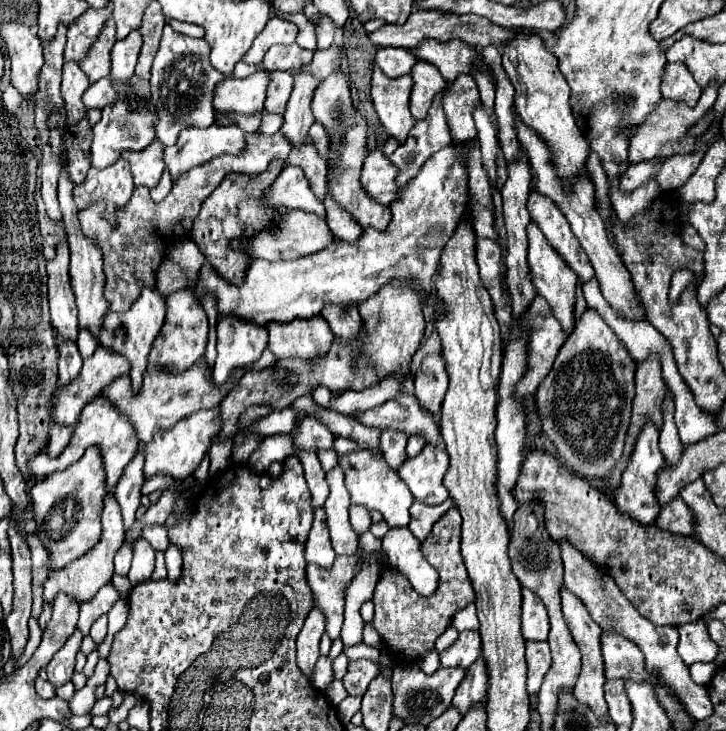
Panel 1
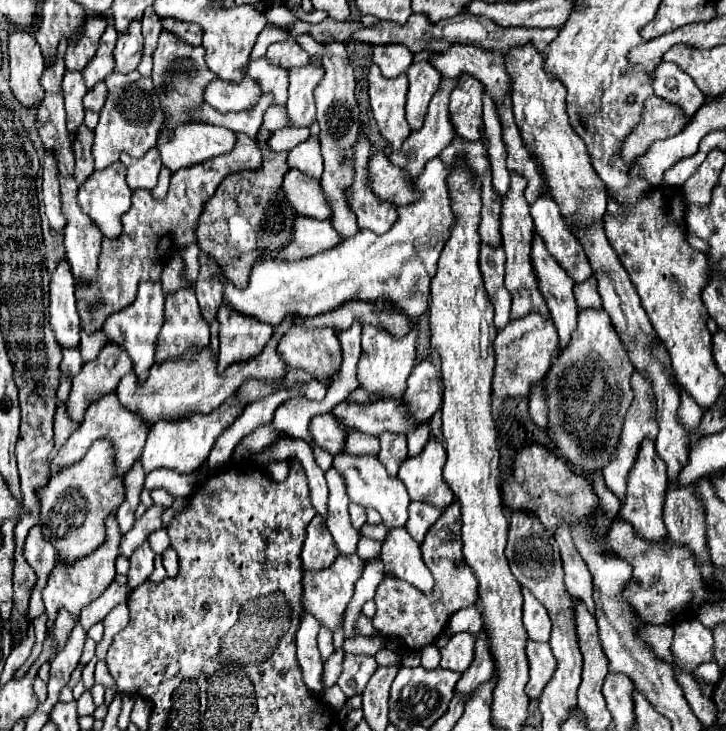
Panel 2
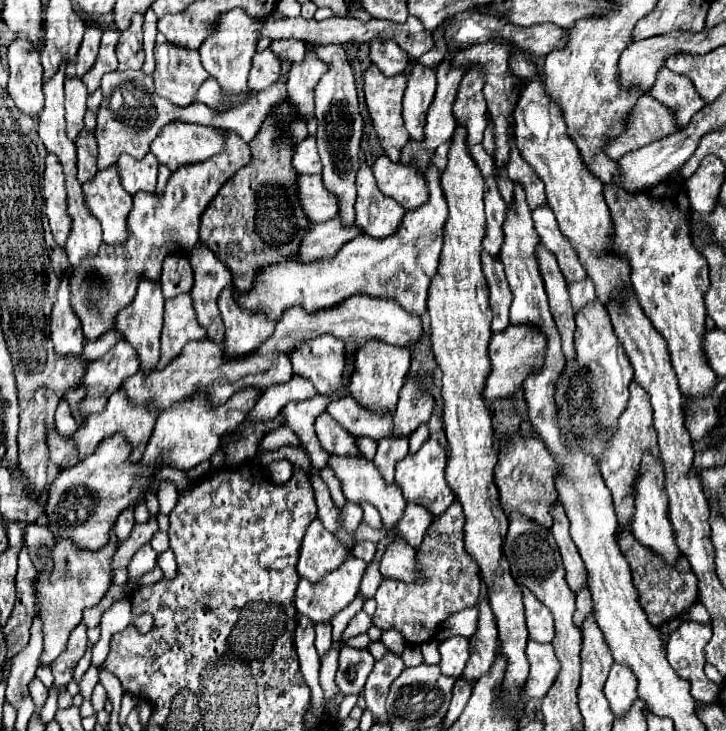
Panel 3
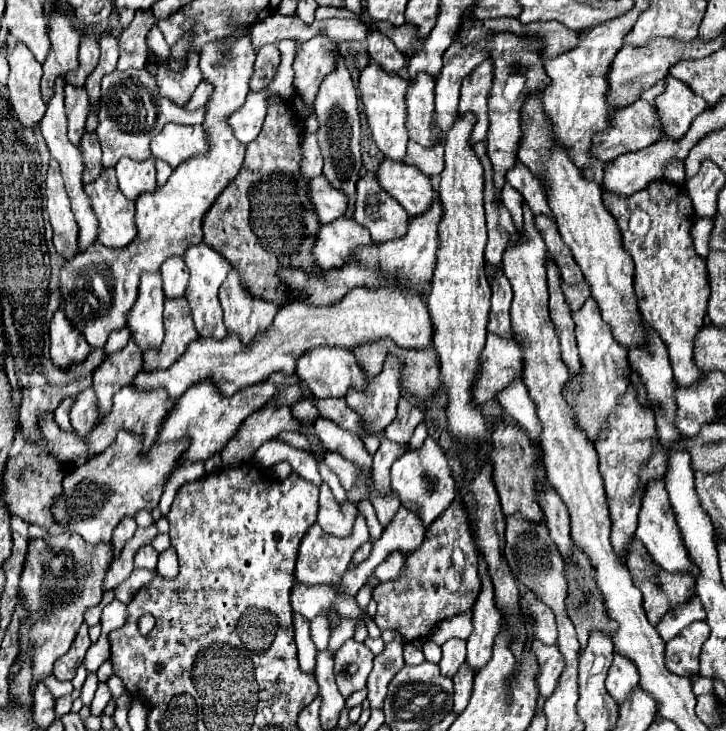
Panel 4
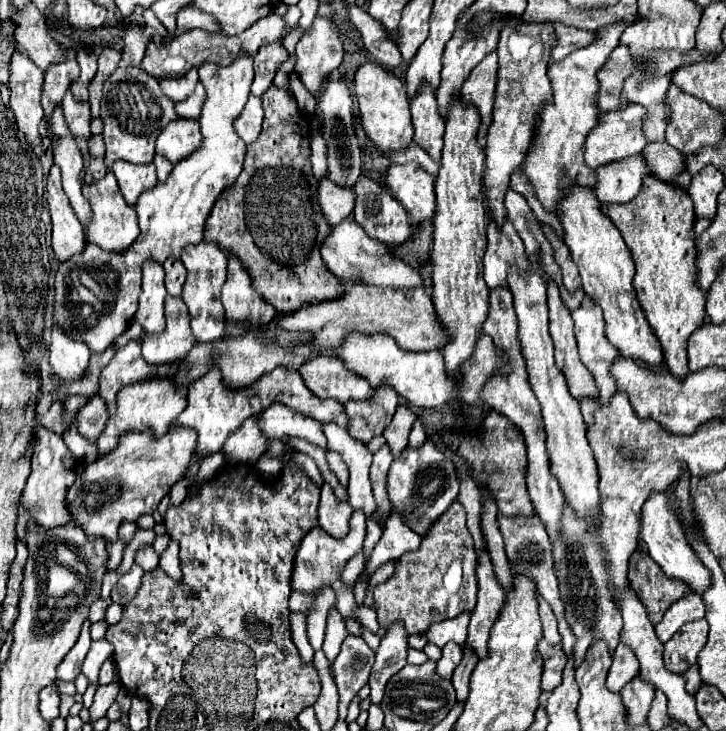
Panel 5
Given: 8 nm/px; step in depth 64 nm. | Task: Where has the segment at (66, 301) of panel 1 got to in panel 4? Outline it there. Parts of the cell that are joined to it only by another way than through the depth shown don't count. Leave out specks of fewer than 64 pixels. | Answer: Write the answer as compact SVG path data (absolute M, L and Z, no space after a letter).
M60 306L50 322L50 356L60 368L68 368L70 362L82 362L90 352L90 344L82 338L82 332L68 320L64 306Z

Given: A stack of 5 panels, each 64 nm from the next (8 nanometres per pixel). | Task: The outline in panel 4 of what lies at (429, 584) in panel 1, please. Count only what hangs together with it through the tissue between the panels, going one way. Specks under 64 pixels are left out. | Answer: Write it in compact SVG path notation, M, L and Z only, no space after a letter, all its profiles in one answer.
M392 552L392 554L374 570L374 575L378 576L380 582L398 578L398 576L402 574L404 566L406 566L406 558L408 558L408 554L404 554L404 552Z

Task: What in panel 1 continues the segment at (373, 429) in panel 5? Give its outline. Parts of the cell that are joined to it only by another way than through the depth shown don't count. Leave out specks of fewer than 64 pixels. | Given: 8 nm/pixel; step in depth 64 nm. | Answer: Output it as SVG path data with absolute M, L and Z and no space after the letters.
M394 278L394 282L382 286L382 290L374 294L374 298L368 298L368 302L358 302L358 310L368 326L368 344L364 348L368 362L372 362L378 368L382 378L392 376L400 368L408 370L426 326L422 316L422 300L412 280Z

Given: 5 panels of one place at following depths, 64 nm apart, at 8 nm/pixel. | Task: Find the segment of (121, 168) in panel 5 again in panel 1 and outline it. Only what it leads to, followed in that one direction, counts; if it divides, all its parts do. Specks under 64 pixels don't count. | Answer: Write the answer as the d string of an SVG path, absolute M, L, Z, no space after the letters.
M154 140L142 152L134 152L134 150L122 152L122 156L130 162L136 186L154 188L160 182L160 176L166 168L164 166L164 148L166 146L162 146L160 142Z

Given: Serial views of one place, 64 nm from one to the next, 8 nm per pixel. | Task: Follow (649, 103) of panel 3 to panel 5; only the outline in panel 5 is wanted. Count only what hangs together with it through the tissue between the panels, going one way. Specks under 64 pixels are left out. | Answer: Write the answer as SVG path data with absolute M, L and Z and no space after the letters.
M628 104L622 110L602 114L600 124L590 132L590 136L586 140L586 154L584 154L586 164L590 168L598 168L602 164L610 164L610 162L616 162L620 158L640 154L648 146L648 138L642 130L644 116L646 116L646 108L638 106L638 104Z

